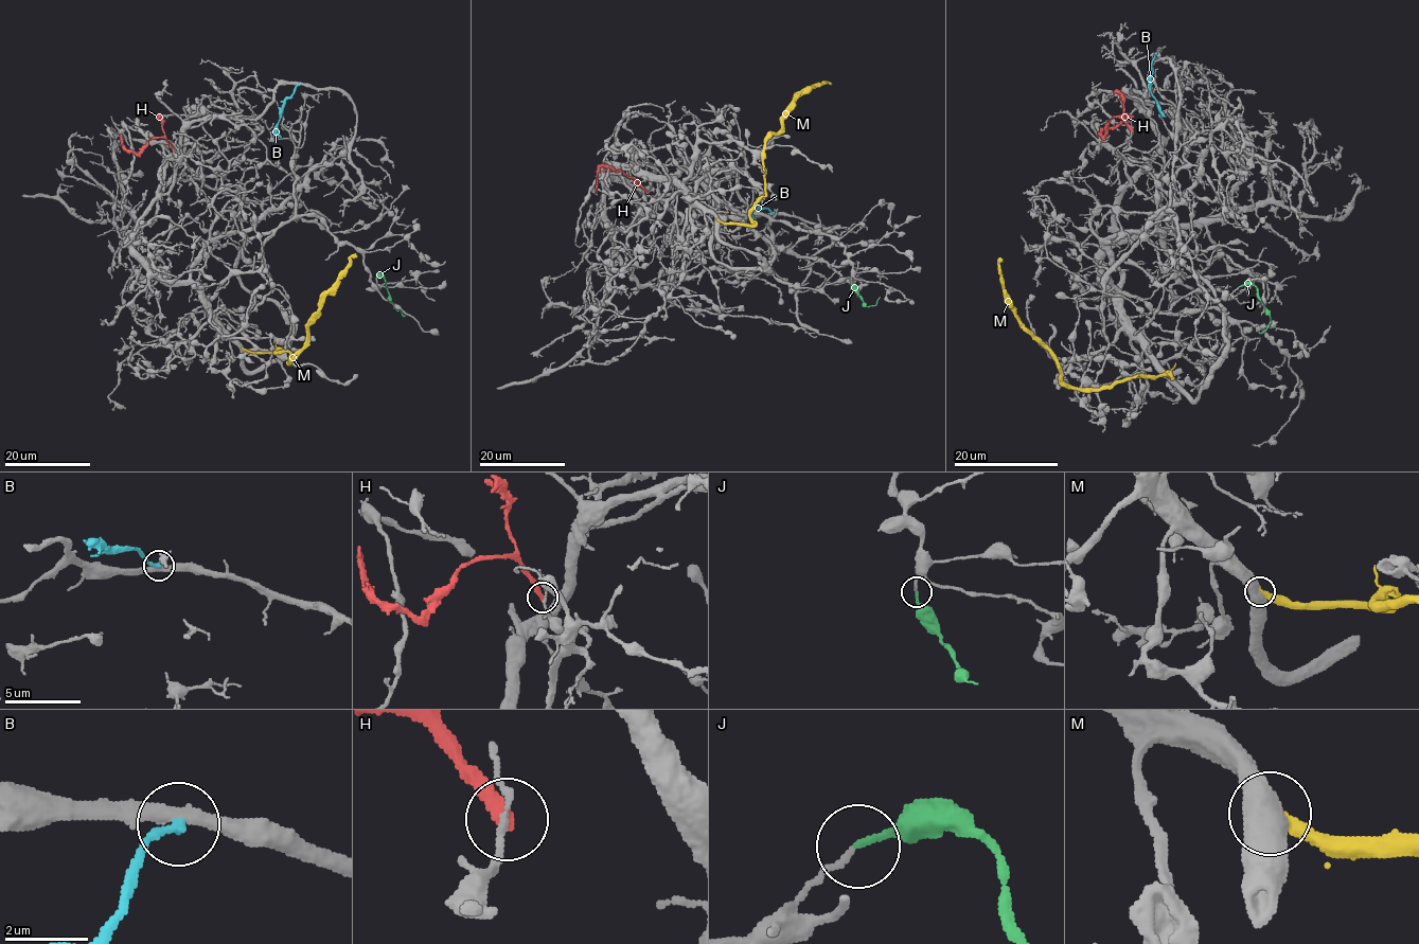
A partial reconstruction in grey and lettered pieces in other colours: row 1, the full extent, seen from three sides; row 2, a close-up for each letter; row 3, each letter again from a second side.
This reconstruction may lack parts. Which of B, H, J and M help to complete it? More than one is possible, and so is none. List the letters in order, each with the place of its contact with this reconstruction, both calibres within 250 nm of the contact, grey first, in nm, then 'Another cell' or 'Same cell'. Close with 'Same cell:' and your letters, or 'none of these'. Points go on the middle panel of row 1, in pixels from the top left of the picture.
B: Touches grey at (774, 213). Thickness 360 nm (grey) against 220 nm. Another cell
H: Touches grey at (646, 193). Thickness 130 nm (grey) against 380 nm. Another cell
J: Touches grey at (851, 281). Thickness 140 nm (grey) against 170 nm. Same cell
M: Touches grey at (717, 219). Thickness 600 nm (grey) against 480 nm. Same cell
Same cell: J, M

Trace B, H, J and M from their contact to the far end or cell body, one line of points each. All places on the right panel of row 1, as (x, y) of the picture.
B: (1157, 53), (1151, 72), (1151, 93), (1164, 117)
H: (1132, 130), (1120, 118), (1113, 117), (1107, 122), (1104, 137), (1101, 134), (1134, 117)
J: (1239, 286), (1253, 285), (1270, 316), (1269, 325), (1258, 332)
M: (1165, 372), (1171, 377), (1135, 376), (1099, 389), (1069, 388), (1054, 357), (1008, 301), (1000, 257)

